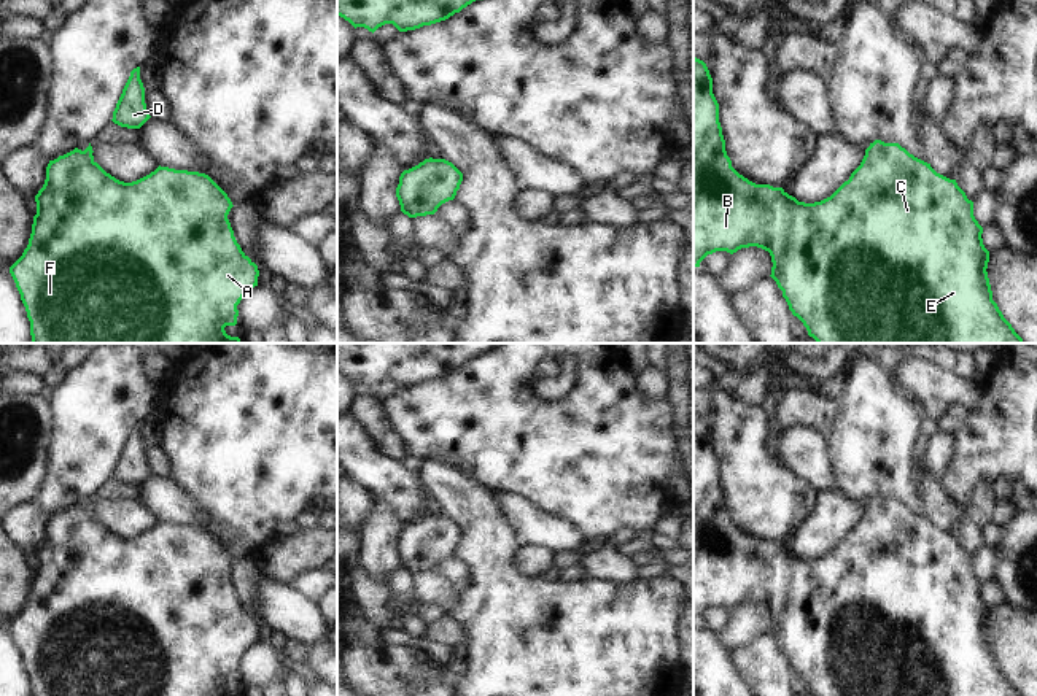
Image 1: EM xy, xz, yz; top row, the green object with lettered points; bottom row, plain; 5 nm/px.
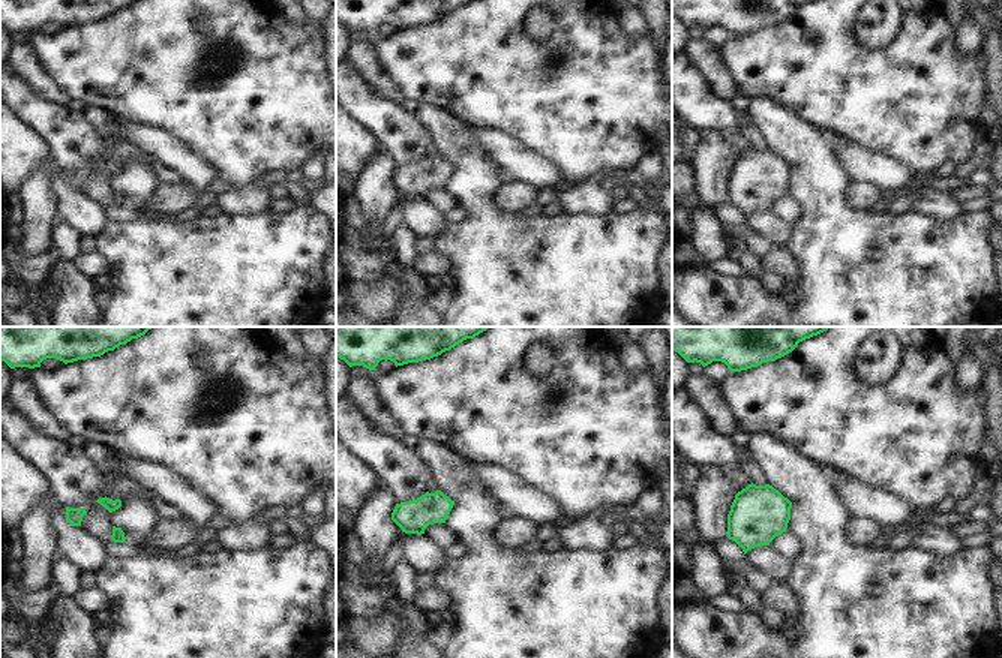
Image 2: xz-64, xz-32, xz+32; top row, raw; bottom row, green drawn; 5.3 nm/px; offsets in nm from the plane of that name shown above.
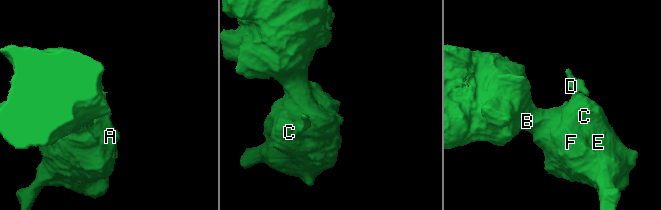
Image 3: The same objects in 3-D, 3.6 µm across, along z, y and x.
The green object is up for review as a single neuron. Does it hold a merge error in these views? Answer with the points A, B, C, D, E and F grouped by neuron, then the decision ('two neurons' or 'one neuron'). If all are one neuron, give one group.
A B C D E F | one neuron

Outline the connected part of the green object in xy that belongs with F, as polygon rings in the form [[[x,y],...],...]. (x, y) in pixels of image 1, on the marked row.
[[[92,146],[49,160],[46,180],[35,195],[37,215],[32,234],[22,256],[10,267],[30,321],[32,343],[240,343],[239,337],[226,334],[226,326],[235,326],[237,305],[243,296],[258,286],[258,265],[242,251],[227,219],[234,207],[227,194],[205,173],[157,167],[150,175],[124,183],[107,173],[92,156]]]

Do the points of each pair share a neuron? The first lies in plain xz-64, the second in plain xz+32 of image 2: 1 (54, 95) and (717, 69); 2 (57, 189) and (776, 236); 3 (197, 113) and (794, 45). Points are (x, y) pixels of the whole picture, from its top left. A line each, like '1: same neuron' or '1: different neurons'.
1: same neuron
2: same neuron
3: same neuron

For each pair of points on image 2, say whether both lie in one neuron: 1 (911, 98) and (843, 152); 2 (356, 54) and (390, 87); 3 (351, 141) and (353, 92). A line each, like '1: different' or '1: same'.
1: different
2: same
3: different

